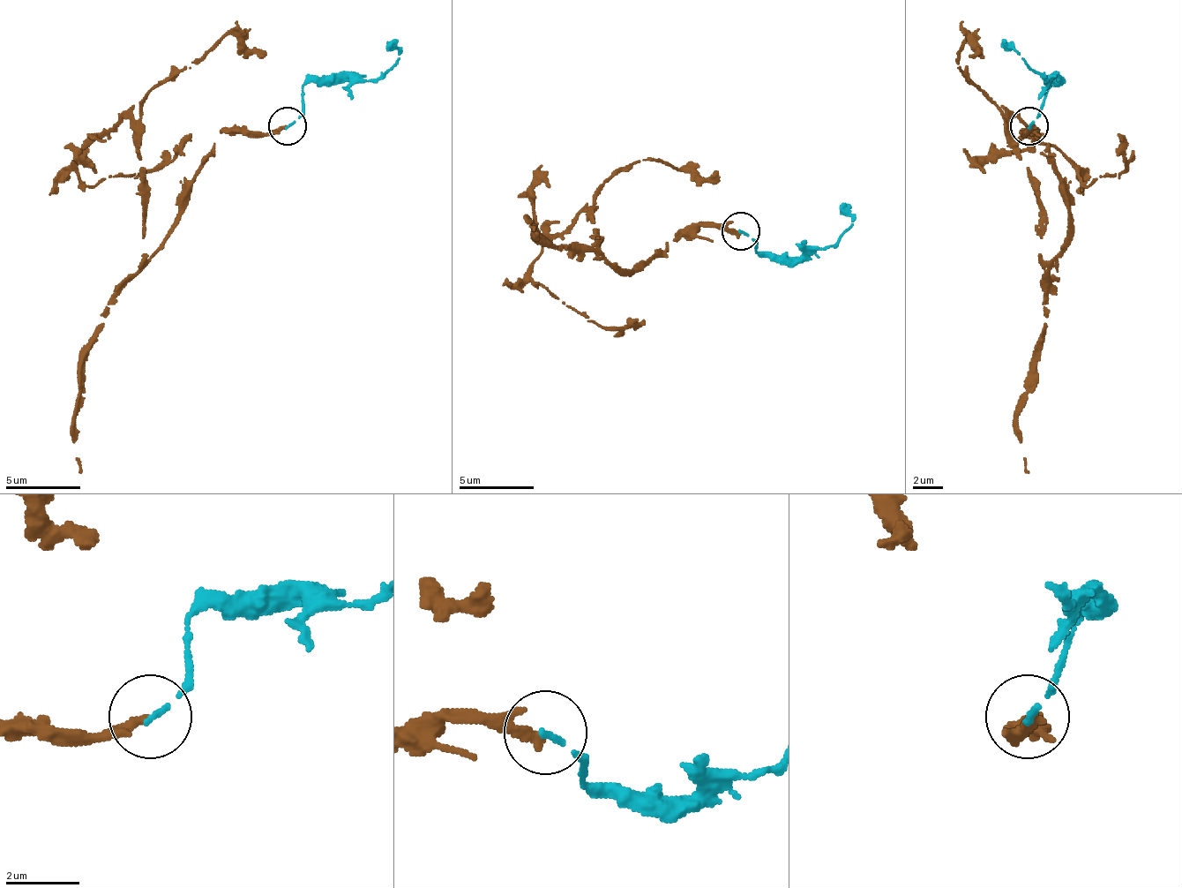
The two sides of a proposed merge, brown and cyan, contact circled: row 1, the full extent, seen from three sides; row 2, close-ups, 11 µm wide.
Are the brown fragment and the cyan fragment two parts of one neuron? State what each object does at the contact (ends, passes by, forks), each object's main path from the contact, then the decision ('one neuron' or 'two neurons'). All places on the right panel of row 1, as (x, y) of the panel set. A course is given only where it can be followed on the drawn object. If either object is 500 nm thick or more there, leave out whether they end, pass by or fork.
brown ends | cyan ends | brown via (1030, 124), (1067, 204), (1067, 241), (1045, 259), (1015, 117), (1082, 184), (1124, 169), (1119, 132) | cyan via (1030, 124), (1041, 114), (1056, 79), (1049, 79), (1000, 42) | two neurons

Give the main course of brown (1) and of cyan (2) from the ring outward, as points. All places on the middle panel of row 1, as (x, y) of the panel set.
1: (740, 232), (687, 224), (642, 269), (620, 269), (579, 217), (530, 266), (567, 306), (609, 326), (646, 321)
2: (740, 232), (755, 243), (759, 254), (804, 258), (826, 251), (852, 224), (845, 202)

